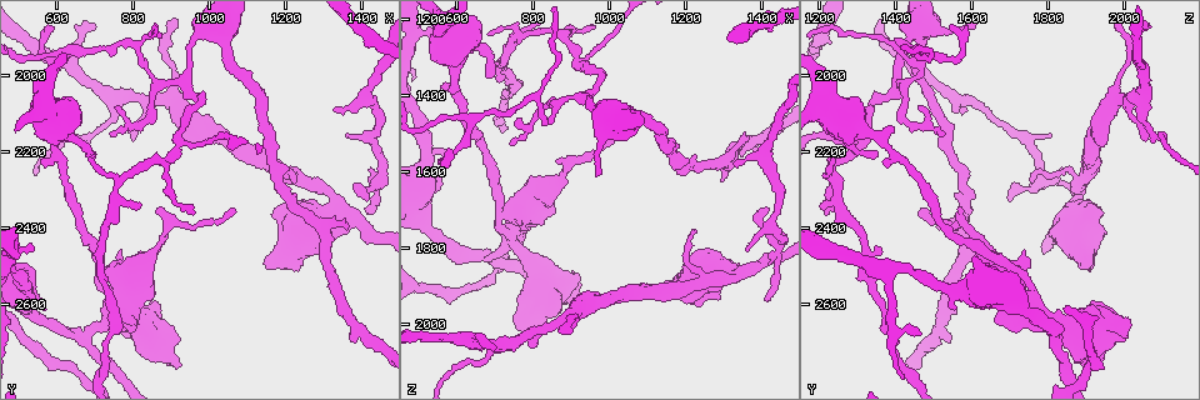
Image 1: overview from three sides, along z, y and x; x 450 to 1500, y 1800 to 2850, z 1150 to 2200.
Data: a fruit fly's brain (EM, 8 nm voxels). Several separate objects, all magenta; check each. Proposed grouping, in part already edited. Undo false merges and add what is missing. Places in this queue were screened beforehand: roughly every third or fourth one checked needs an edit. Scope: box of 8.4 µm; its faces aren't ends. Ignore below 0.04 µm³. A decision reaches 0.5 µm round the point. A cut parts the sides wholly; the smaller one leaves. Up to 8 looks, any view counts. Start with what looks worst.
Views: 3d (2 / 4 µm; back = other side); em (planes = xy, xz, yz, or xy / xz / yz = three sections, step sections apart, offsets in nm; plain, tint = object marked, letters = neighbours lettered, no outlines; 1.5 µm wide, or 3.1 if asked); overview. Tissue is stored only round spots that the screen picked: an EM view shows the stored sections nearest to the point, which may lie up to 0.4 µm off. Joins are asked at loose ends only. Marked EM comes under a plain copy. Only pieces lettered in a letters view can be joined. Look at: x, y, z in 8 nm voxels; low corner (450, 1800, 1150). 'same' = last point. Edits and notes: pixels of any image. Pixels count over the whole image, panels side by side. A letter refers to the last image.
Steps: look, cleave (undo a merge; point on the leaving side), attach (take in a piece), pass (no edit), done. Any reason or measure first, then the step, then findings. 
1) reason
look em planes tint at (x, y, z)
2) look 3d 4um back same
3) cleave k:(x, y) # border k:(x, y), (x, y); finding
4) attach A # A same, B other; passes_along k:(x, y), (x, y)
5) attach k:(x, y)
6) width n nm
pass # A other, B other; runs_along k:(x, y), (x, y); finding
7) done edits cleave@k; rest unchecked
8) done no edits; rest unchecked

thin end
look 3d 2um back at (1335, 2090, 1585)

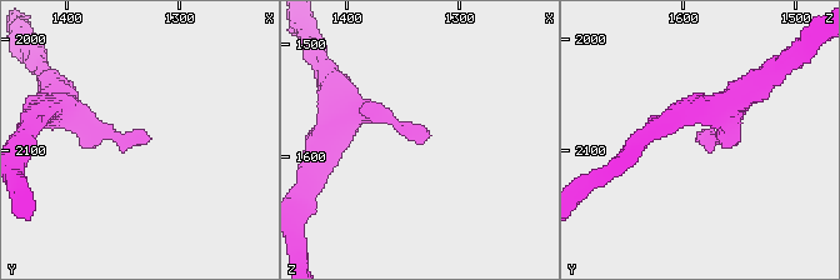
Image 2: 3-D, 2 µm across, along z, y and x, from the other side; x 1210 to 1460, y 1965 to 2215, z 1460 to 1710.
shape alone is not enough
look em planes letters at (1330, 2088, 1584)

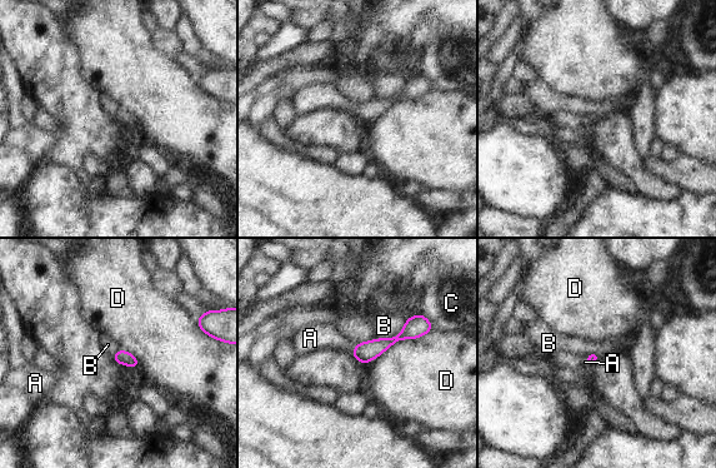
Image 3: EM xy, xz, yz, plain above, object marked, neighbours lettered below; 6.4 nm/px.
attach 3:(319, 337) # A same, B other, C other, D other; it goes on there

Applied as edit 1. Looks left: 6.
sudden change in width
look em planes letters at (955, 1905, 1435)

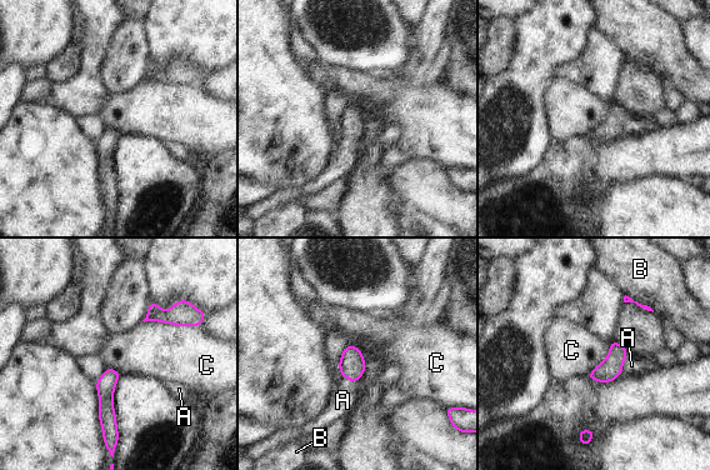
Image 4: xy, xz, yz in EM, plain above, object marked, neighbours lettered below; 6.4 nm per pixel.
width 140 nm
pass # A other, B other, C other; runs_along 4:(109, 371), (106, 416), (113, 429); all the same cell

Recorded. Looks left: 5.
done edits attach@3; rest unchecked

